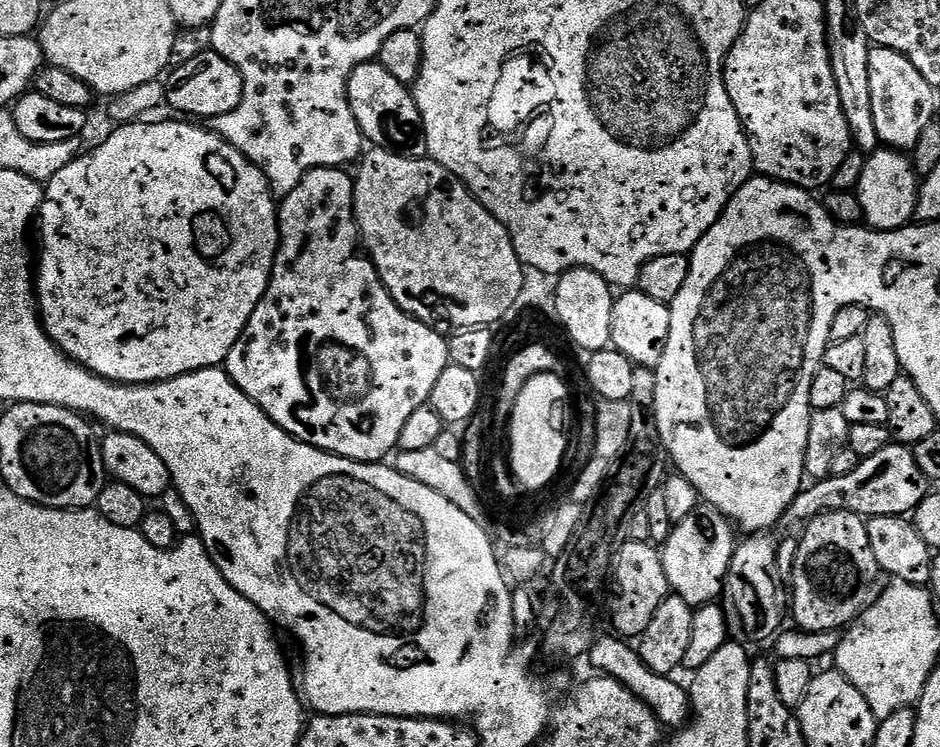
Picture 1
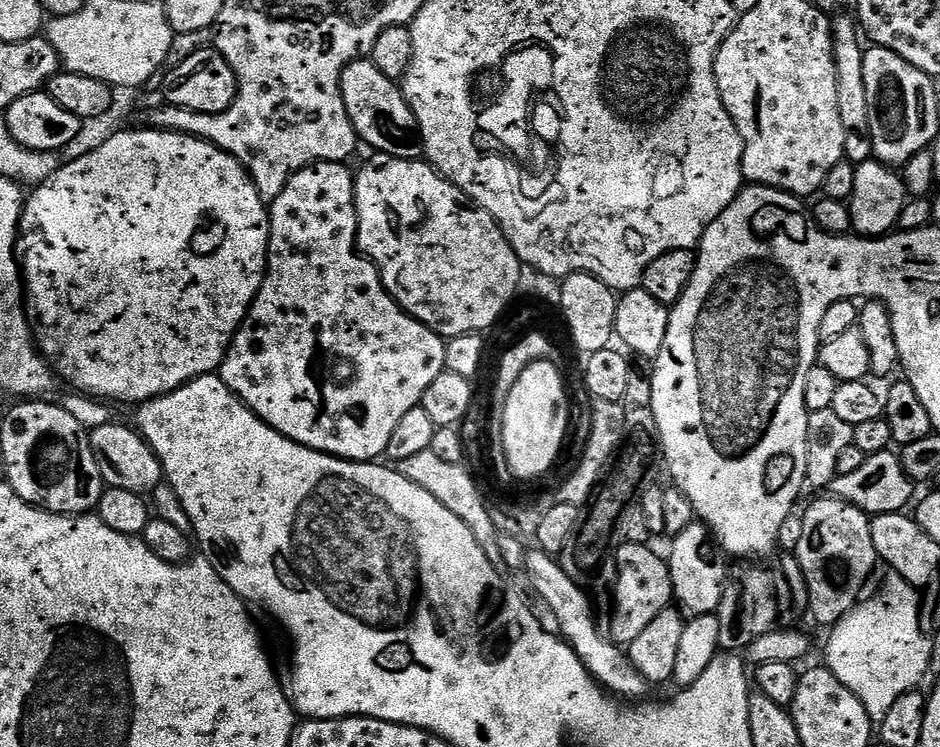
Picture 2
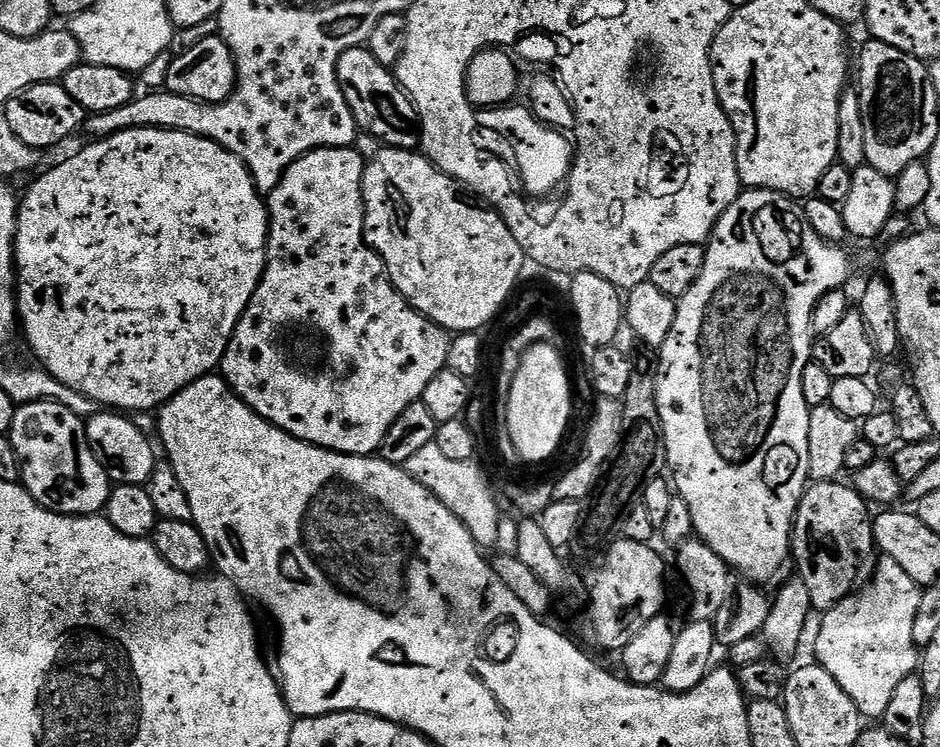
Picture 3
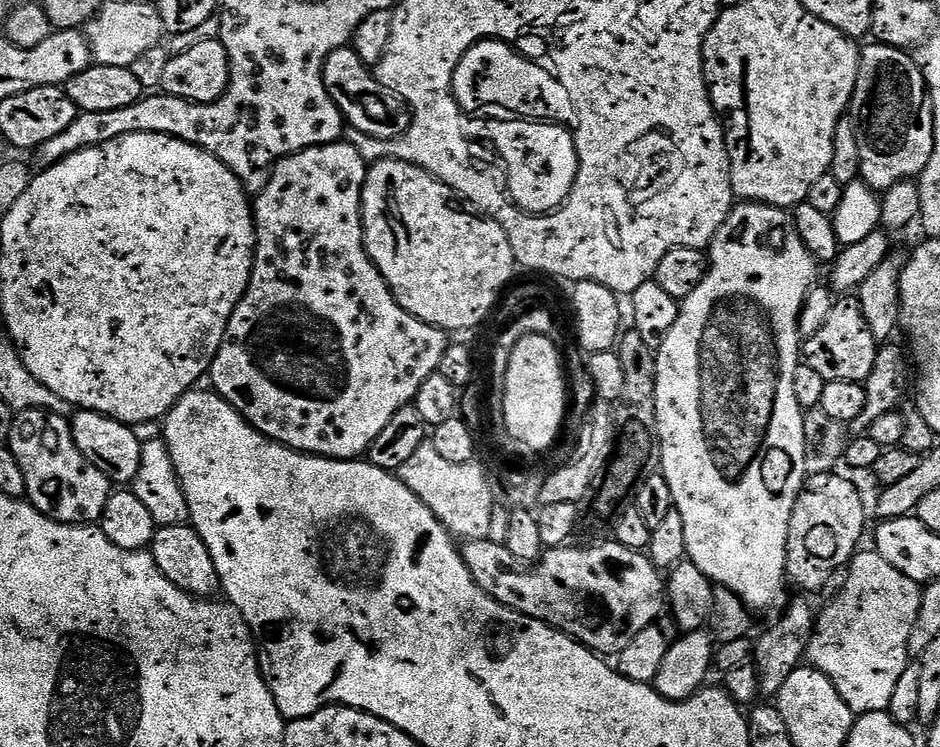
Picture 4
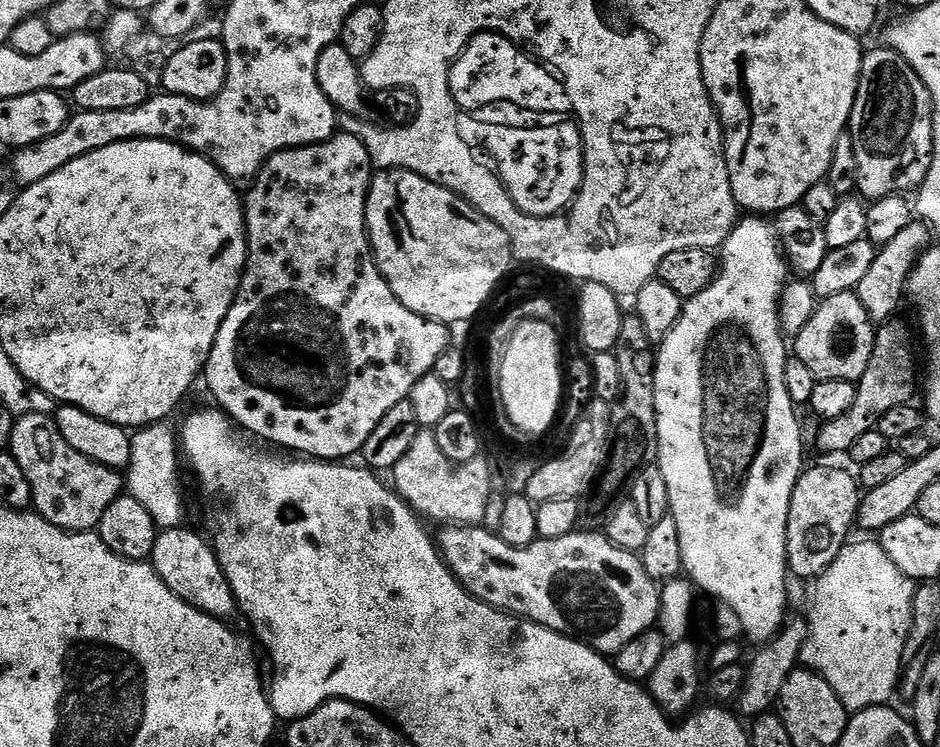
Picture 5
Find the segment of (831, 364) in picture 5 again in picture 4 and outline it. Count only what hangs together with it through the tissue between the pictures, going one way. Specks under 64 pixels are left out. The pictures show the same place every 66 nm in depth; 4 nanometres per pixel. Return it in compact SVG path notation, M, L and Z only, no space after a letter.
M844 294L833 303L826 322L822 322L818 334L807 337L802 344L802 360L812 369L822 374L824 381L854 382L867 381L870 370L874 370L878 341L870 330L862 314L859 299L852 294Z

